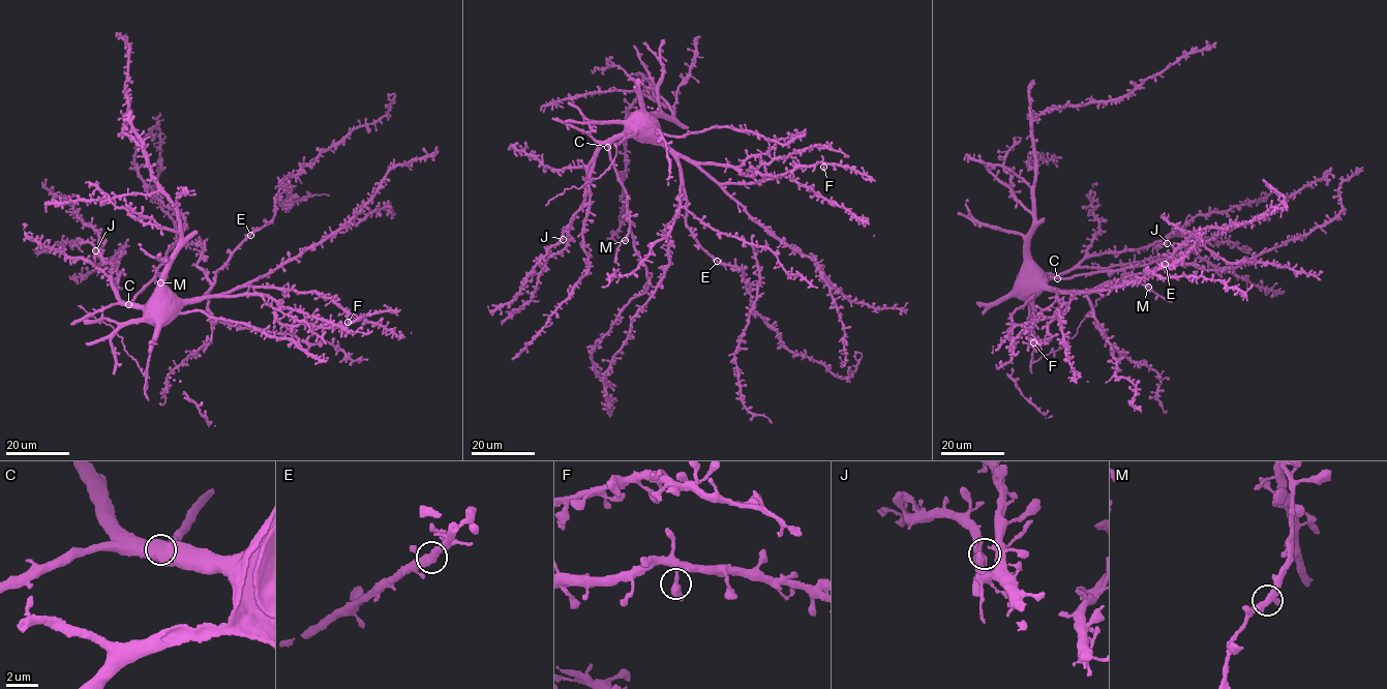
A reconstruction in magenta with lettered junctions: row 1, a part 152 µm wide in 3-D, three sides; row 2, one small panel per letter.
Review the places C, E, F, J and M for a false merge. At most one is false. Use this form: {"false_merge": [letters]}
{"false_merge": []}

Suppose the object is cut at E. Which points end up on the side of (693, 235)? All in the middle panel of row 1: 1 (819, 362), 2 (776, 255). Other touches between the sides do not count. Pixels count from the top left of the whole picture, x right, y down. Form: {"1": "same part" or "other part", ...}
{"1": "other part", "2": "same part"}

